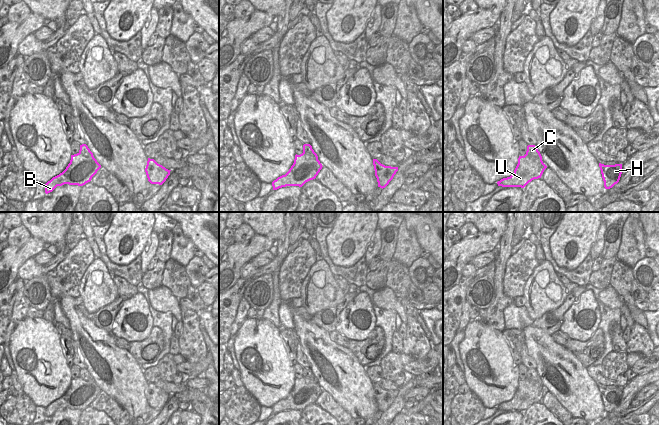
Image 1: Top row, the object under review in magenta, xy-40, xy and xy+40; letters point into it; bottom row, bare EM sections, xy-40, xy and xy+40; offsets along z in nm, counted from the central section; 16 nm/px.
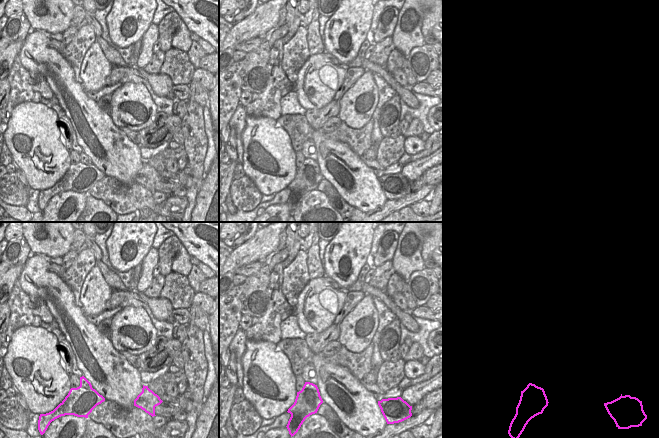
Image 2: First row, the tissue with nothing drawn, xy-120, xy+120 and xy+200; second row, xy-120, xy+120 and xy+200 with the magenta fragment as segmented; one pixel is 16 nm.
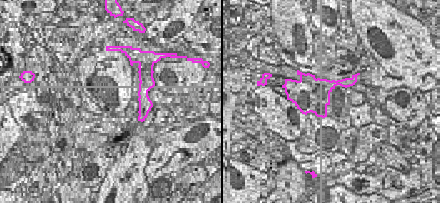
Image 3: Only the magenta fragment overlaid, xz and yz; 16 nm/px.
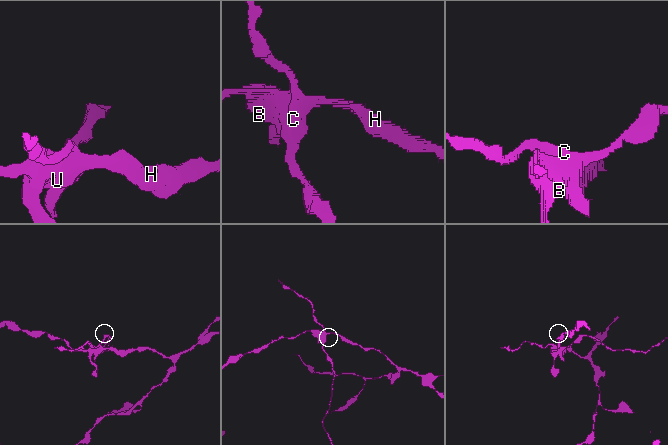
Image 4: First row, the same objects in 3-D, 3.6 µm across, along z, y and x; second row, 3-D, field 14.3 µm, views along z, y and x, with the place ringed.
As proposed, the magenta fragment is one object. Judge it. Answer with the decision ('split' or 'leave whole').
split

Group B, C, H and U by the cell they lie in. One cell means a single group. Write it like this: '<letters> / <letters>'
B H U / C

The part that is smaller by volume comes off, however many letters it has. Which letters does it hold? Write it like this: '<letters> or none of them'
C

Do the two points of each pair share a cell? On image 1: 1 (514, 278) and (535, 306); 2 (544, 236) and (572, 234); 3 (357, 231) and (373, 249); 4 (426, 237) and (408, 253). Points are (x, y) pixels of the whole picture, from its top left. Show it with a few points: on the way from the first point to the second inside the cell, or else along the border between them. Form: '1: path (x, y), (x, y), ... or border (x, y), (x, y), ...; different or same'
1: border (534, 269), (524, 286), (522, 295); different
2: border (556, 229), (549, 239), (549, 249), (552, 258); different
3: border (377, 228), (364, 254); different
4: border (406, 223), (406, 227), (414, 232), (421, 247); different

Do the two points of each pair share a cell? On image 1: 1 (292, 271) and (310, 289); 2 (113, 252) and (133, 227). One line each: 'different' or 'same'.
1: different
2: same

